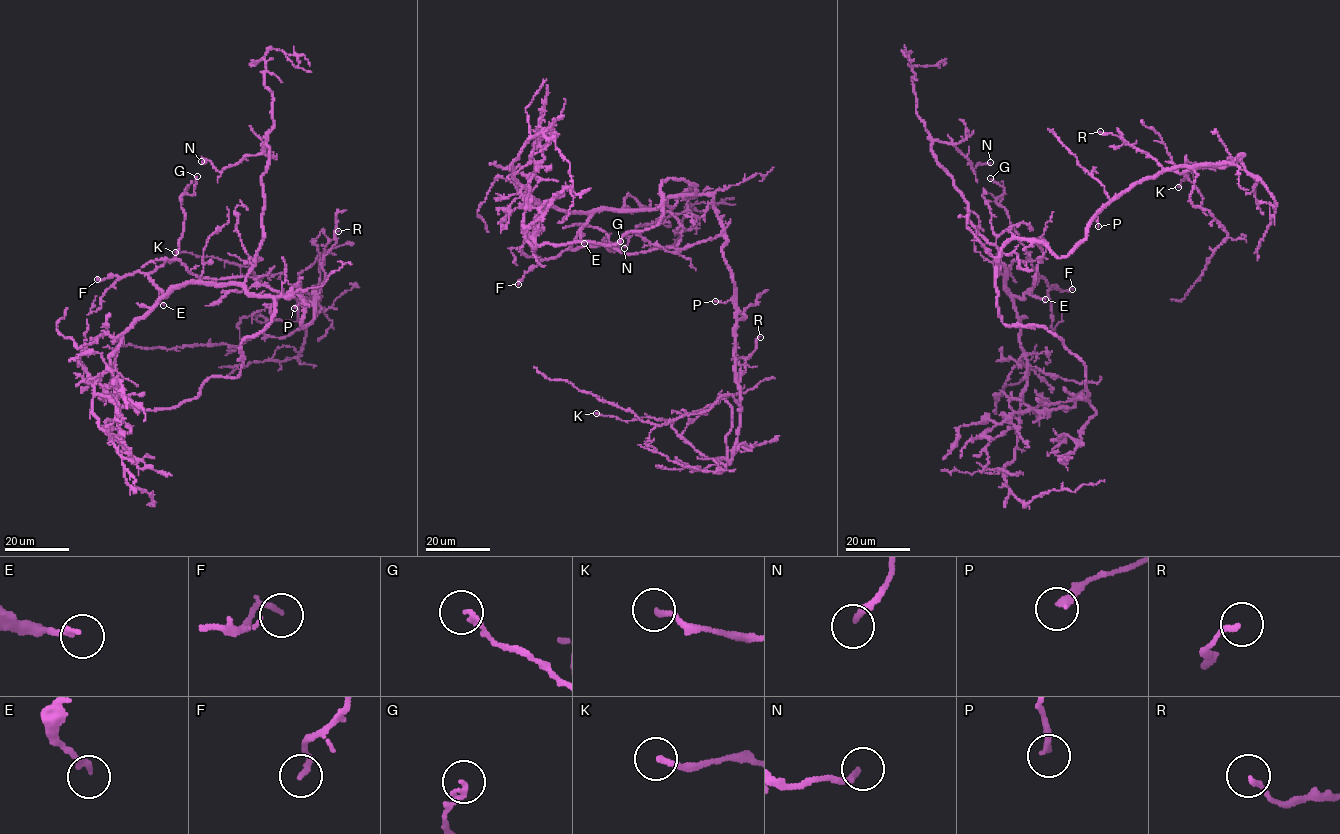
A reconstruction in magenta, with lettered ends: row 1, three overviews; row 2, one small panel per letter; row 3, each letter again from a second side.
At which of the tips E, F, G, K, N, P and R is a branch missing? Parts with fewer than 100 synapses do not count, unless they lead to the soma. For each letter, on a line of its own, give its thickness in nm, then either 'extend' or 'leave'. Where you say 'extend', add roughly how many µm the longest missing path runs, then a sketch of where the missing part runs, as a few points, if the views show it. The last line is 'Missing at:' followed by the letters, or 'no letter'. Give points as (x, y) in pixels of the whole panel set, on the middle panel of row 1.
E: 190 nm thick; leave
F: 110 nm thick; leave
G: 160 nm thick; leave
K: 190 nm thick; leave
N: 200 nm thick; leave
P: 240 nm thick; leave
R: 170 nm thick; leave
Missing at: no letter

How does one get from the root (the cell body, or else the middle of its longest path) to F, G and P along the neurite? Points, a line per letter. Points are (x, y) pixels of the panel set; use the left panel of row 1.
F: (296, 286), (290, 298), (249, 294), (235, 284), (185, 283), (165, 296), (150, 278), (138, 271), (97, 279)
G: (296, 286), (290, 298), (196, 283), (165, 296), (154, 285), (149, 274), (179, 248), (181, 197), (197, 176)
P: (296, 286), (305, 304), (301, 327), (313, 321), (313, 305), (310, 302), (294, 308)

